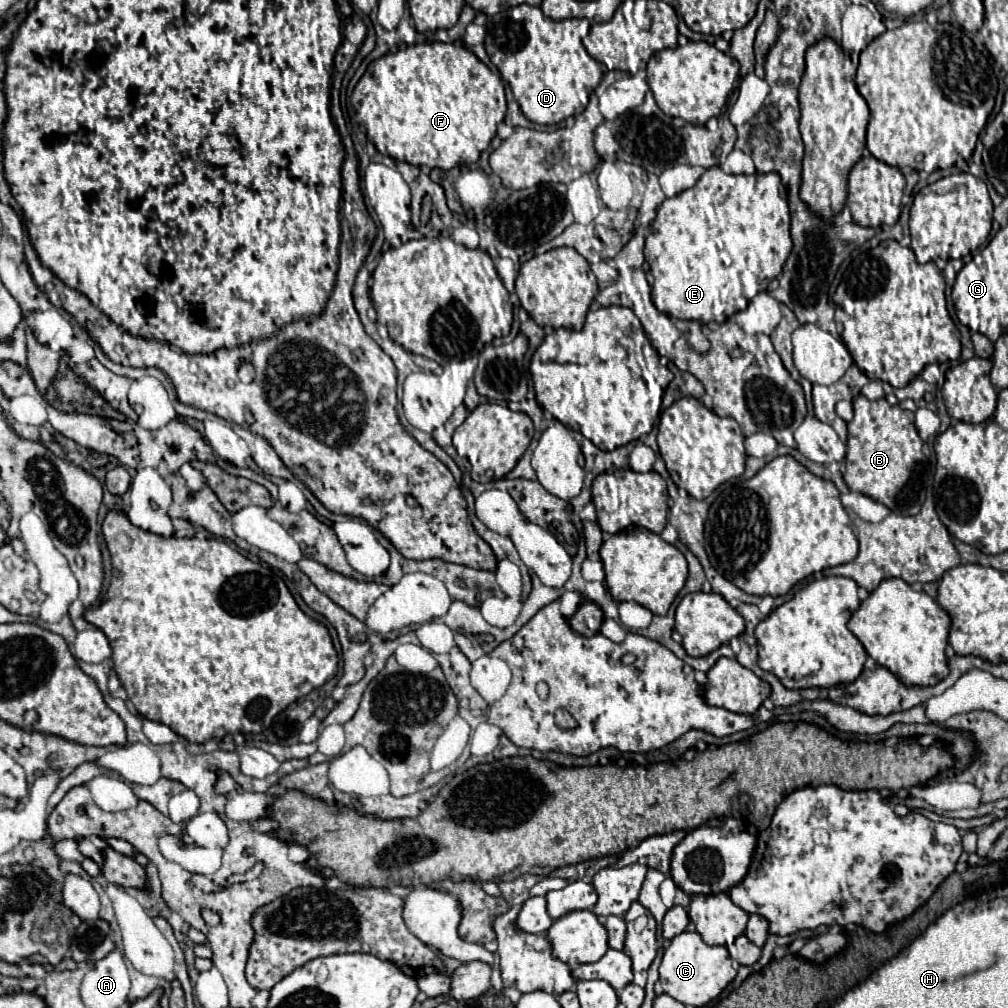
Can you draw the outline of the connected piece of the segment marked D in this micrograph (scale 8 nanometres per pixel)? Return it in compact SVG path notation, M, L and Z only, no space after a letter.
M521 4L509 10L503 10L487 22L485 50L491 62L499 68L503 80L511 86L515 100L521 106L521 112L535 124L559 124L569 116L577 116L585 110L589 102L589 94L603 78L603 68L597 60L593 60L583 48L583 36L589 34L591 22L585 18L567 18L553 20L541 12L537 6Z

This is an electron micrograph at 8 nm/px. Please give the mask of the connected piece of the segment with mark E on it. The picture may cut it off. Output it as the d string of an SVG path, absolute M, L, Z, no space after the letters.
M719 166L707 168L693 188L667 198L659 206L657 218L651 222L645 240L645 260L655 278L651 300L659 312L673 318L697 320L701 324L723 324L735 312L747 308L753 296L767 290L769 282L779 276L791 248L787 190L775 172L735 176L723 172Z

